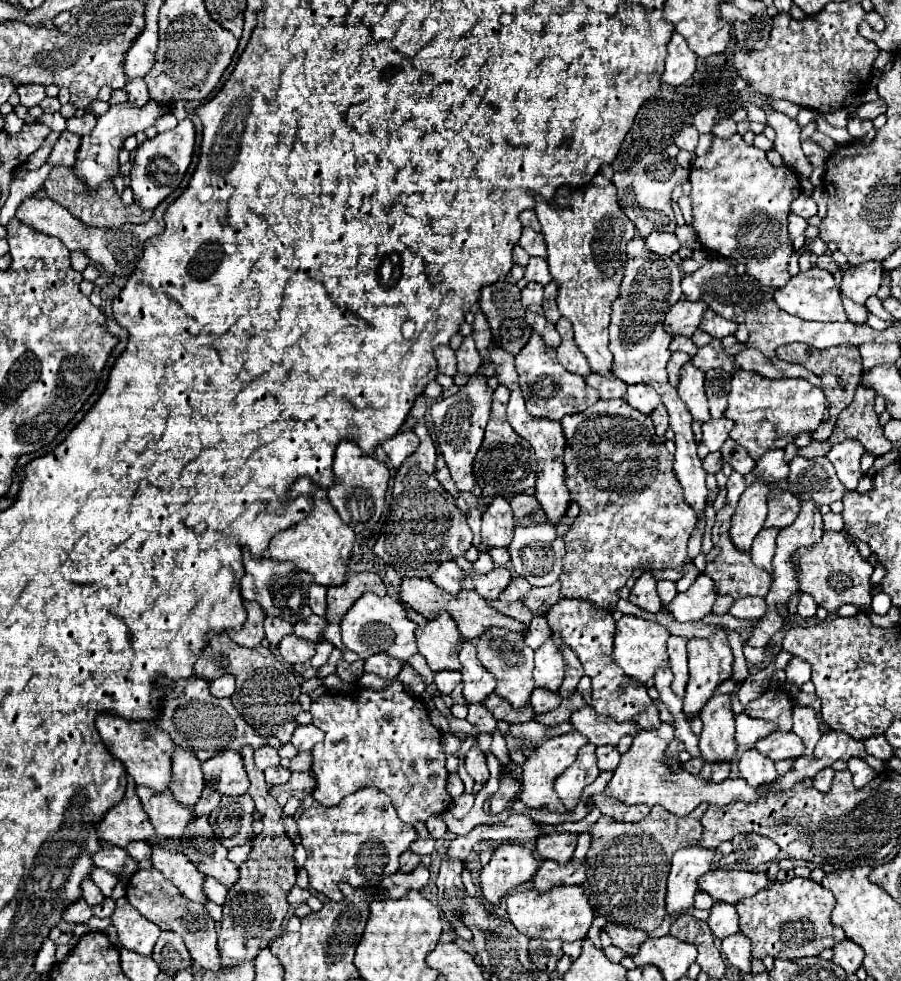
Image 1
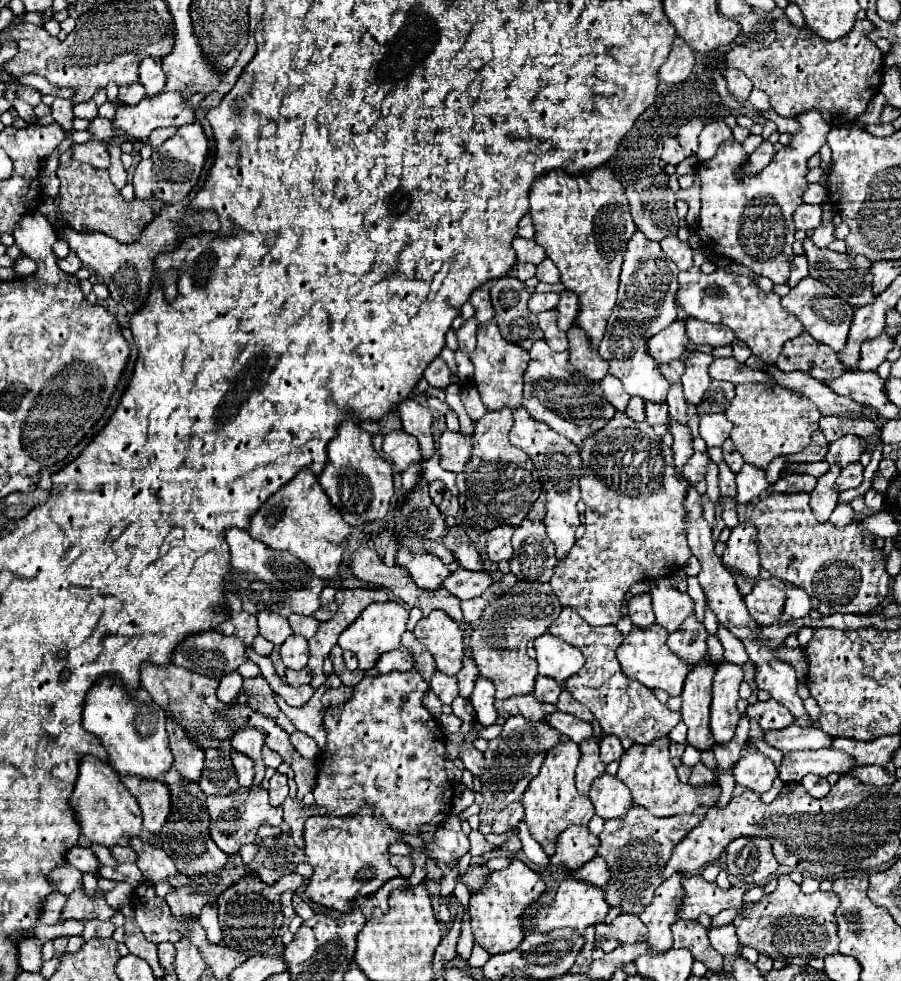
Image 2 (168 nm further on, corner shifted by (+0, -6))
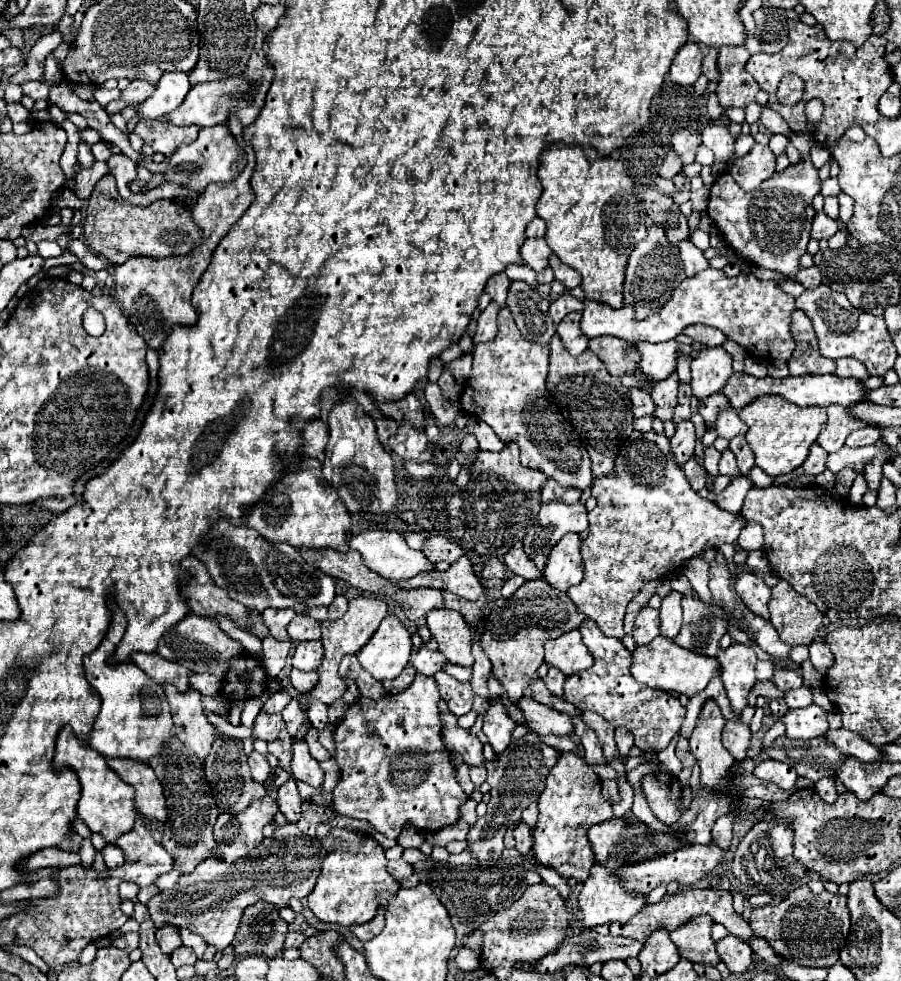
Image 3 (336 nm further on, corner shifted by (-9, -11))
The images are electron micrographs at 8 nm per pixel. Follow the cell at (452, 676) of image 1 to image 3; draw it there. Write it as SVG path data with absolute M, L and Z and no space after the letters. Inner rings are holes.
M442 670L434 674L434 680L438 682L440 694L446 700L452 714L462 716L462 714L470 712L472 700L474 700L474 690L472 690L472 686L468 682L460 682L460 680L448 676Z

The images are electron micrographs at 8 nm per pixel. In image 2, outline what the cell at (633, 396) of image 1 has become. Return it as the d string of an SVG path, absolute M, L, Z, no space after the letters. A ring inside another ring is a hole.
M631 397L629 407L625 411L625 415L633 421L643 421L645 419L645 407L643 407L643 399L641 397Z

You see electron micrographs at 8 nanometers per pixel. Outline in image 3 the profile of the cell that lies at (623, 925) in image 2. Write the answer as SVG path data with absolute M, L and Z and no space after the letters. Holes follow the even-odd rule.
M692 888L692 890L686 890L686 892L678 892L674 896L664 896L658 904L648 904L644 906L638 914L634 914L634 918L630 918L630 922L626 924L618 924L618 922L612 922L610 924L610 934L612 936L628 936L628 938L634 938L634 940L640 940L640 942L646 942L648 934L652 930L656 930L658 926L666 928L666 930L676 930L678 926L686 924L690 918L696 918L696 916L702 916L702 914L710 914L714 922L720 922L728 928L730 934L742 938L744 942L750 942L752 938L752 928L748 926L748 922L734 910L732 906L732 894L730 892L724 892L724 890L712 890L712 888L704 888L704 890L698 890L698 888Z

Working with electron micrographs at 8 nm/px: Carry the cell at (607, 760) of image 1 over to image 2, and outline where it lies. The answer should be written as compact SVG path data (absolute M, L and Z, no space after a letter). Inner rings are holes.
M605 735L599 745L601 745L601 761L603 763L611 763L625 753L625 749L621 747L619 737L615 737L615 735Z

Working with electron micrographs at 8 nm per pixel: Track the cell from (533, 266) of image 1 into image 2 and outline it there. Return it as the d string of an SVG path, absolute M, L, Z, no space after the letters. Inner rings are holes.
M543 259L537 265L537 279L543 283L559 283L559 271L555 269L555 263L551 259Z

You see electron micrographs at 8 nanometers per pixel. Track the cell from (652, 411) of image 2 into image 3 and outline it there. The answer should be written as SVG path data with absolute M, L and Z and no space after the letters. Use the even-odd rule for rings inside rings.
M672 374L670 378L658 382L650 392L650 396L656 404L654 416L660 418L662 422L672 420L672 414L676 408L676 390L678 390L678 374Z

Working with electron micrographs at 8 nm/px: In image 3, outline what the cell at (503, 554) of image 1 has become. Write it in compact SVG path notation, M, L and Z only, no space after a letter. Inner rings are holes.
M516 574L510 576L510 578L504 582L504 586L502 586L502 596L504 596L504 598L512 596L512 594L514 594L514 592L524 584L524 582L526 582L526 580L524 580L524 578L518 578Z

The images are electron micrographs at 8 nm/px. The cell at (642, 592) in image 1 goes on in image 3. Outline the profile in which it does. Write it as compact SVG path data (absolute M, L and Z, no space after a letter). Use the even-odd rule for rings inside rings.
M644 606L638 616L636 616L636 624L632 630L632 636L636 640L636 644L650 644L656 636L660 634L660 626L658 626L658 610Z

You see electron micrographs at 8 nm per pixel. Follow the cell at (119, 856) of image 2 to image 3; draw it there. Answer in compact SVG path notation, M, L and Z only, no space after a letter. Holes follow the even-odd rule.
M108 844L104 850L102 850L102 856L104 856L104 862L108 868L118 868L124 864L124 854L122 854L122 848L118 848L116 844Z

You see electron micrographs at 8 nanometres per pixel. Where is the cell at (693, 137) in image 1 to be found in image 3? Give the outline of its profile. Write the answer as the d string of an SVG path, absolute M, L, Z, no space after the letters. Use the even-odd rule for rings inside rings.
M670 150L664 158L664 164L658 174L664 178L672 178L674 174L680 174L680 172L682 172L682 160L678 158L678 154L674 154L674 150Z

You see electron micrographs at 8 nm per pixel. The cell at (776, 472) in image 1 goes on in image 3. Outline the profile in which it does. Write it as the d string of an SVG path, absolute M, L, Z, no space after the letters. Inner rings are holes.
M738 476L736 480L730 482L730 486L726 490L722 490L718 496L716 496L716 504L722 508L722 510L728 510L728 512L740 512L742 508L742 500L744 496L748 494L748 490L754 488L754 482L748 478L748 476Z

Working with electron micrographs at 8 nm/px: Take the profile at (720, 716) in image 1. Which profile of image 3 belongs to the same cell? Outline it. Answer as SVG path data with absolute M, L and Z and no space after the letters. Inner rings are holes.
M732 644L726 650L718 650L716 658L722 666L720 676L722 676L730 706L734 714L742 714L742 710L748 704L746 698L756 684L756 674L754 674L756 654L752 648Z

